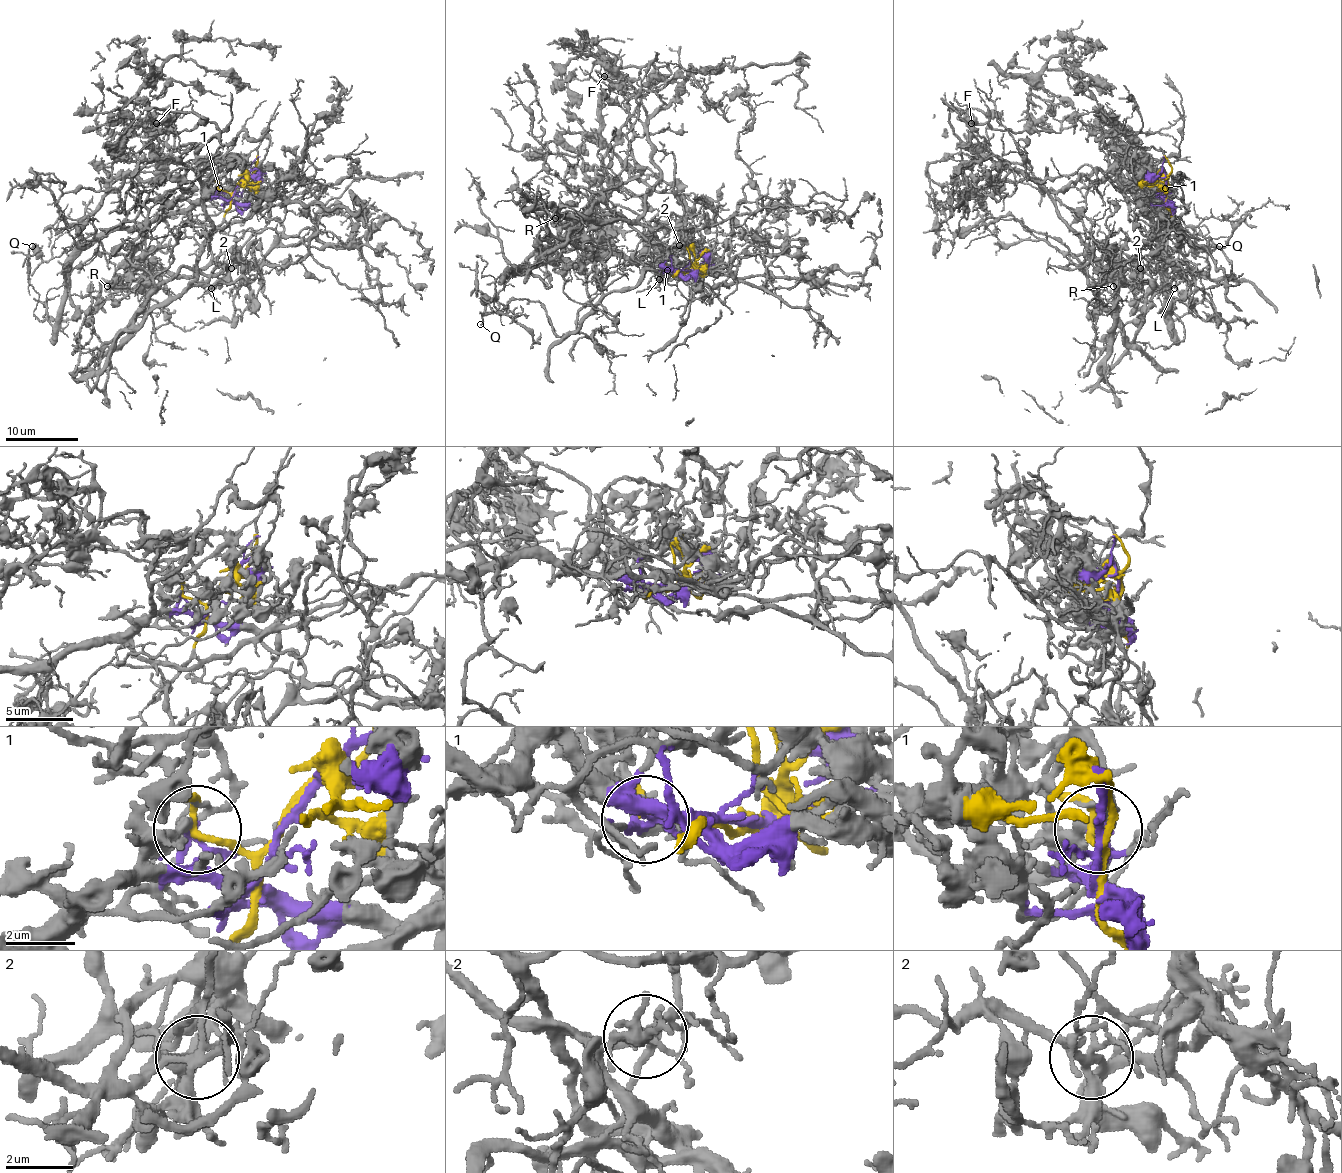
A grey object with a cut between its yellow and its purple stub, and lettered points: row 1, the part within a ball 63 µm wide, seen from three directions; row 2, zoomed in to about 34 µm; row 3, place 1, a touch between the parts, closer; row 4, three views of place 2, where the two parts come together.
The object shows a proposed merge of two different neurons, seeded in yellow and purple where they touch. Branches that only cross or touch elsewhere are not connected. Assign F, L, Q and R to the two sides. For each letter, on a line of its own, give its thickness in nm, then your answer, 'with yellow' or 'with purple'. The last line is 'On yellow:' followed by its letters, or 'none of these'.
F: calibre 440 nm; with purple
L: calibre 180 nm; with yellow
Q: calibre 170 nm; with yellow
R: calibre 100 nm; with yellow
On yellow: L, Q, R

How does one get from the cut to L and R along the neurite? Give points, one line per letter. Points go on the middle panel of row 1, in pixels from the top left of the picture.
L: (686, 272), (663, 281), (657, 272), (672, 265), (679, 245), (668, 250), (659, 279)
R: (686, 272), (663, 281), (659, 270), (647, 270), (634, 287), (603, 292), (605, 263), (554, 218)

